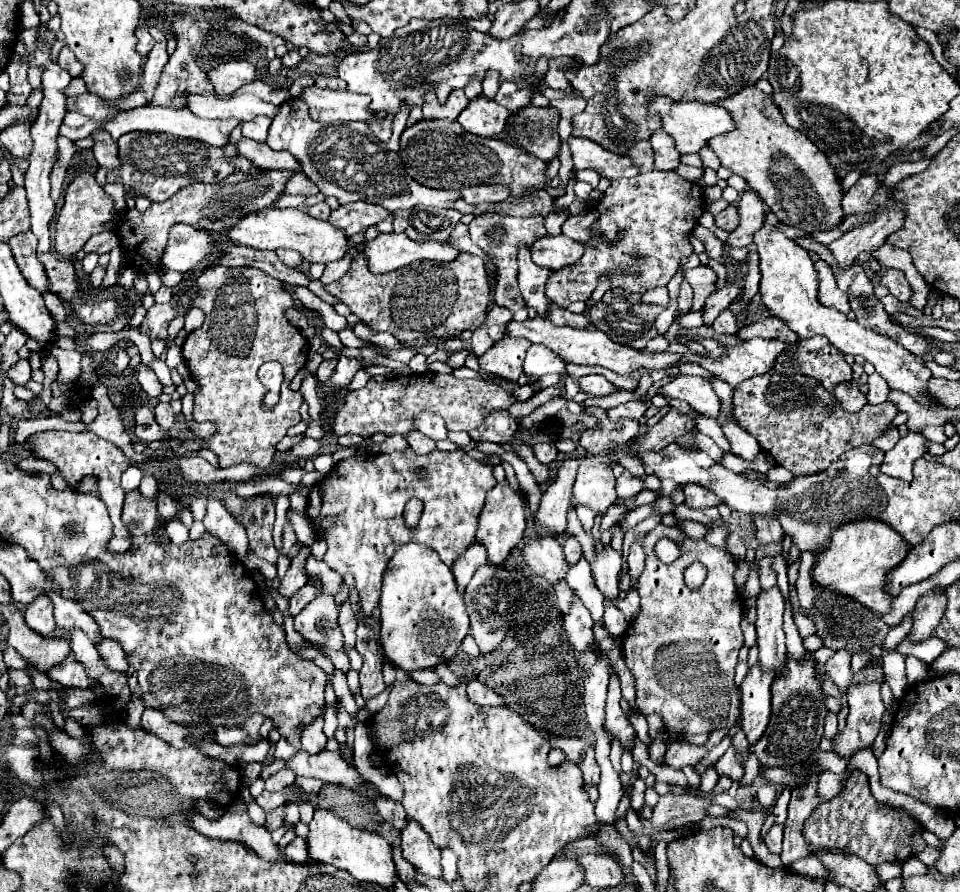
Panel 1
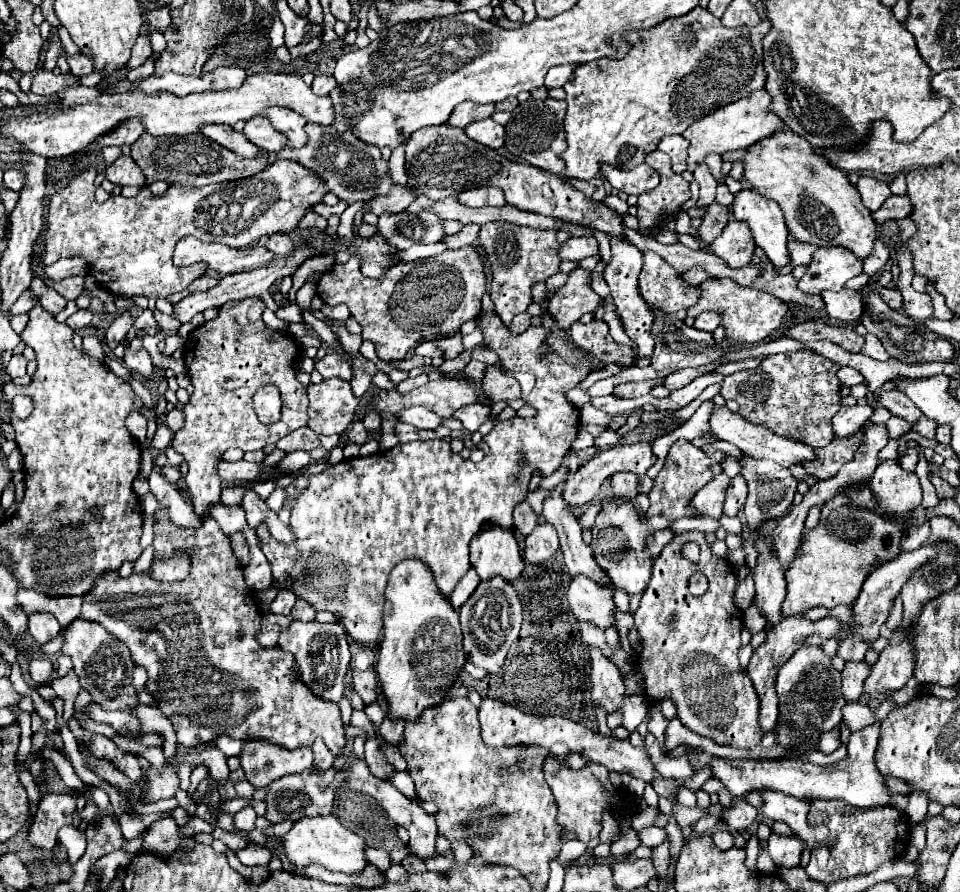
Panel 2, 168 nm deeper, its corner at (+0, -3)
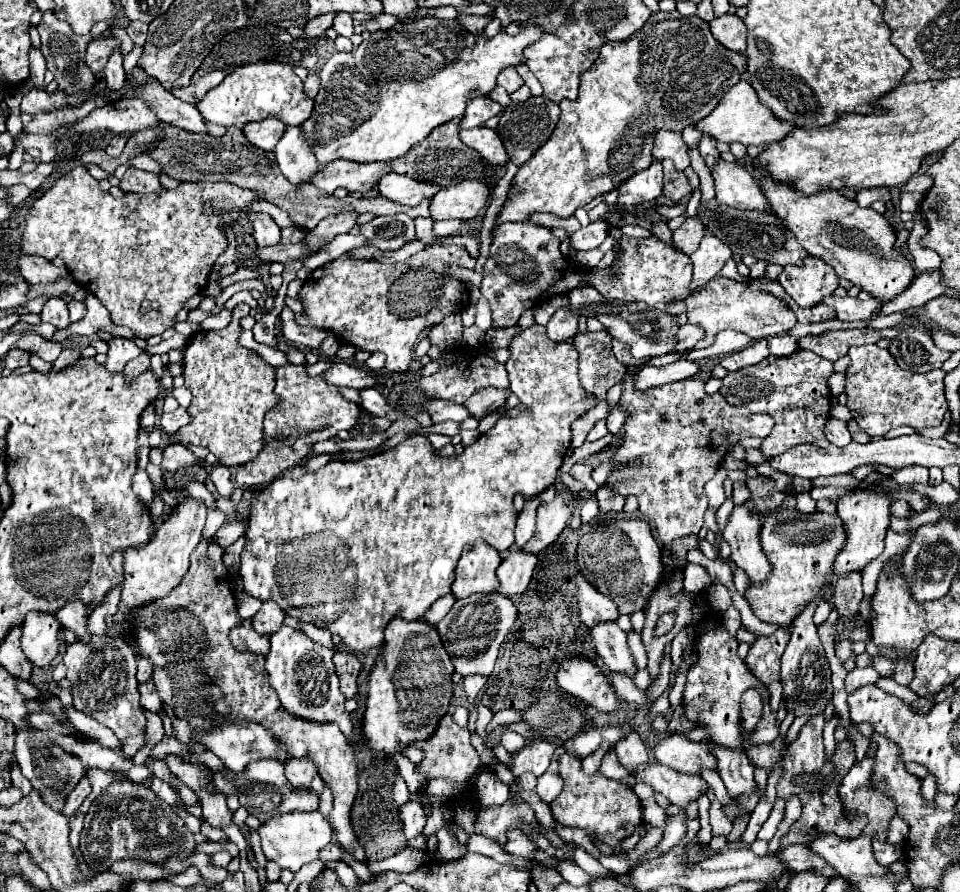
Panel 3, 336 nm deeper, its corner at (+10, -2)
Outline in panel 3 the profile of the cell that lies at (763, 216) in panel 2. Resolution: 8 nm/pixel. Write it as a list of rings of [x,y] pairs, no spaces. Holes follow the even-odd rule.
[[[718,160],[712,168],[716,198],[738,210],[766,210],[768,200],[760,188],[760,182],[740,162]]]

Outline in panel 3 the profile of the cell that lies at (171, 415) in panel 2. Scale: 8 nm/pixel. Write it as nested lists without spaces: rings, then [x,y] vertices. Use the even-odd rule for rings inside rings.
[[[178,408],[178,410],[170,412],[170,414],[162,414],[162,420],[160,420],[162,430],[168,432],[168,434],[176,434],[188,422],[190,422],[190,414],[188,414],[186,408]]]

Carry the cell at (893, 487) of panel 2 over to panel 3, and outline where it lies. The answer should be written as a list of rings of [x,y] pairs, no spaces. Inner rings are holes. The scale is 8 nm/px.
[[[846,492],[842,500],[838,500],[836,514],[842,518],[846,526],[846,544],[834,562],[834,580],[846,578],[850,572],[862,572],[864,566],[882,554],[884,536],[890,522],[890,506],[892,498],[886,492]]]

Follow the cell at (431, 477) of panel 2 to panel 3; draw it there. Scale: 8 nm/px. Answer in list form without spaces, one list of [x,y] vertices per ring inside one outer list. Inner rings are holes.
[[[534,324],[534,326],[526,328],[522,334],[518,334],[512,340],[510,350],[512,350],[512,356],[506,362],[506,370],[510,374],[510,390],[520,398],[520,404],[528,406],[528,412],[518,414],[518,416],[508,416],[508,414],[502,416],[492,430],[482,434],[474,444],[466,446],[460,456],[438,458],[438,456],[434,456],[434,448],[428,442],[428,438],[412,436],[412,438],[406,438],[404,442],[396,444],[390,450],[384,450],[380,454],[362,458],[360,462],[330,460],[324,468],[320,468],[316,472],[308,472],[308,470],[304,472],[302,466],[292,468],[286,474],[282,474],[282,478],[276,478],[274,482],[264,486],[260,490],[260,494],[250,500],[250,526],[248,526],[248,532],[246,532],[246,544],[244,544],[242,562],[240,562],[240,578],[242,578],[242,584],[244,584],[244,592],[250,594],[252,598],[262,600],[262,602],[268,602],[268,600],[274,600],[276,604],[282,602],[282,586],[278,586],[278,558],[282,558],[282,550],[290,550],[290,546],[298,546],[298,542],[302,542],[302,538],[334,538],[334,542],[338,542],[338,546],[342,546],[342,550],[346,550],[346,562],[350,562],[350,570],[354,570],[354,590],[350,590],[350,602],[346,602],[346,610],[342,610],[342,614],[338,614],[338,618],[334,618],[334,622],[328,622],[328,630],[332,634],[338,634],[346,648],[360,654],[360,652],[368,652],[368,650],[378,648],[378,646],[384,644],[384,630],[386,630],[386,626],[388,626],[388,622],[392,618],[418,620],[418,618],[422,618],[426,614],[426,610],[438,598],[450,594],[450,586],[454,582],[454,570],[456,570],[460,550],[462,550],[464,544],[470,544],[474,540],[484,540],[486,544],[490,544],[498,552],[506,552],[514,544],[514,526],[516,526],[516,518],[518,518],[518,512],[514,508],[514,496],[522,494],[524,500],[532,500],[532,498],[536,498],[538,494],[542,494],[546,488],[550,488],[554,484],[558,468],[562,466],[562,460],[564,460],[564,456],[566,456],[566,452],[570,448],[570,424],[578,416],[582,416],[586,410],[596,406],[596,398],[586,398],[586,390],[580,386],[580,380],[578,380],[578,352],[576,352],[572,342],[552,342],[546,336],[546,328]]]

